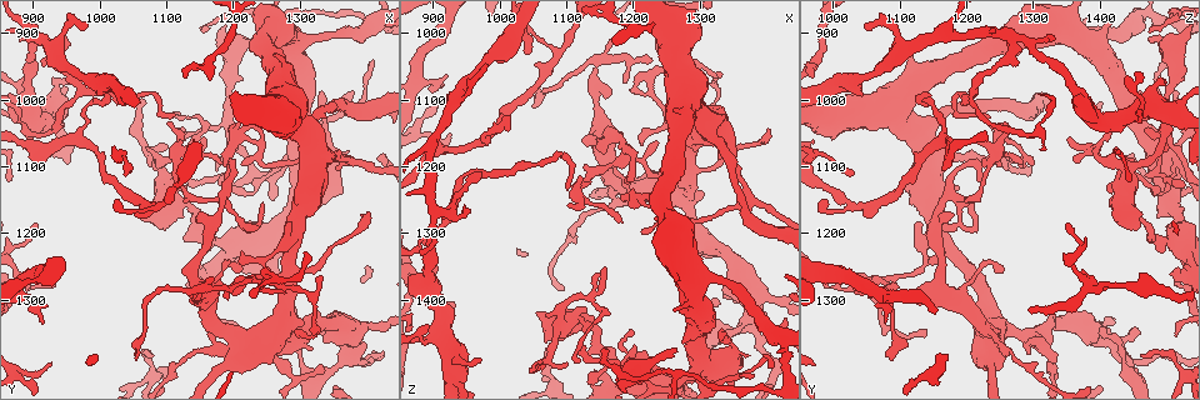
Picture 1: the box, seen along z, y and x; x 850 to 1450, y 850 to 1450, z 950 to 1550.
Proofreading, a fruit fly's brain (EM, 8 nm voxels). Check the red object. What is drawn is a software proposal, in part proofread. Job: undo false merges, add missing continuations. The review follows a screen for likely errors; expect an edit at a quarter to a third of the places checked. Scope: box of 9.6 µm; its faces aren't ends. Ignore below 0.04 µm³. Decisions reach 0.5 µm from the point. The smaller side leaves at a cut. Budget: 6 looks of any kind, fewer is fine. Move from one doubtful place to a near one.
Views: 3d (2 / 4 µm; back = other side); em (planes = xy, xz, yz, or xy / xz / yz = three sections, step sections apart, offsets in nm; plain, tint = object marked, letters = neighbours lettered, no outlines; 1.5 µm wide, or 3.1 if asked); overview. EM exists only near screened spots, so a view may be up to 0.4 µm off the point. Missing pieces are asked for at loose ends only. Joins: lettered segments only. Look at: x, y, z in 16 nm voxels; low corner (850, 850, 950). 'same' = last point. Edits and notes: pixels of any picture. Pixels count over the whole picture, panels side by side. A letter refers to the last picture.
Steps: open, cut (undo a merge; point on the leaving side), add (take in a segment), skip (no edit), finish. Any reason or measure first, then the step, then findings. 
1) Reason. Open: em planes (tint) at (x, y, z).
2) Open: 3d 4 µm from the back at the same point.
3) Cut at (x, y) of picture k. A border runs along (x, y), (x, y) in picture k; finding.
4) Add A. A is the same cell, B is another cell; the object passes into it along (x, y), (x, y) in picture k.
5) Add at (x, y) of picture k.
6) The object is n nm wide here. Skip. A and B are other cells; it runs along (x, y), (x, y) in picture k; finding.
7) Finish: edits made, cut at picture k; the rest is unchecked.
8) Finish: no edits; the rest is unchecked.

Open: 3d 4 µm at (980, 890, 1045).

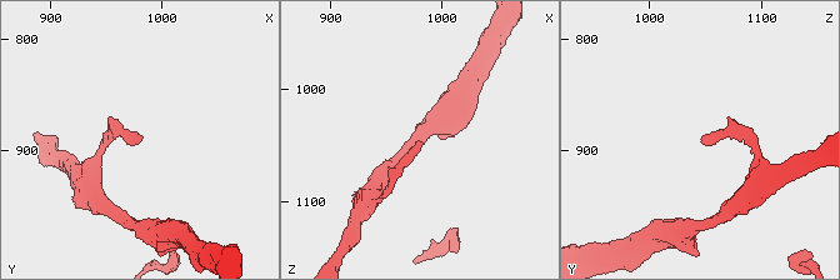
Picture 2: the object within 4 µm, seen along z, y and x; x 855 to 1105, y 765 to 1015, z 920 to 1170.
Open: em planes (letters) at (984, 888, 1046).

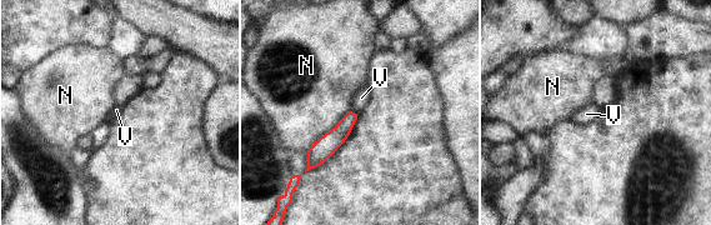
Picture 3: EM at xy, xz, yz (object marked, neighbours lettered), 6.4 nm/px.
The object is 110 nm wide here. Skip. N and V are other cells; a border runs along (351, 110), (356, 114) in picture 3; no lettered segment goes on from it.

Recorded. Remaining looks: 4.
Thin end. Open: em xz step 4 (tint) at (1160, 895, 1475).

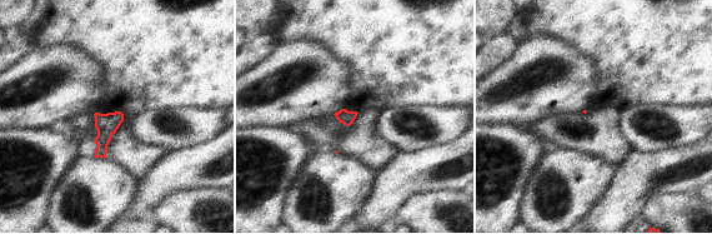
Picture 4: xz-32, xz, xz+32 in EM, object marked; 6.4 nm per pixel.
Open: em planes (letters) at the same point.

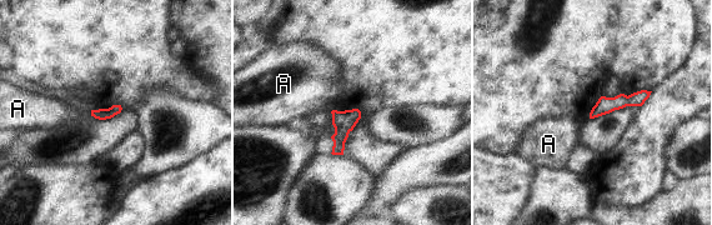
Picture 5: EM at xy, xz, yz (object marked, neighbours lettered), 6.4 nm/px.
Skip. A is another cell; it runs along (646, 94), (603, 105), (593, 114) in picture 5; no lettered segment goes on from it.

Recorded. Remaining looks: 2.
Finish: no edits; the rest is unchecked.

